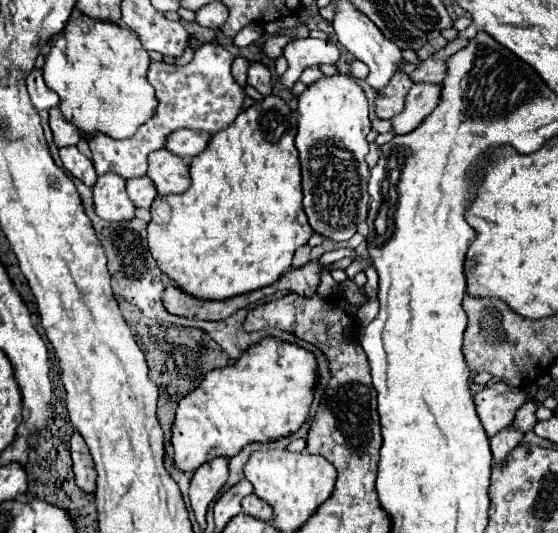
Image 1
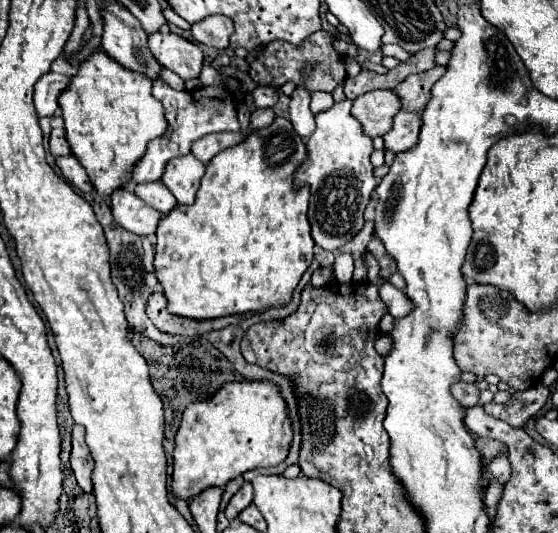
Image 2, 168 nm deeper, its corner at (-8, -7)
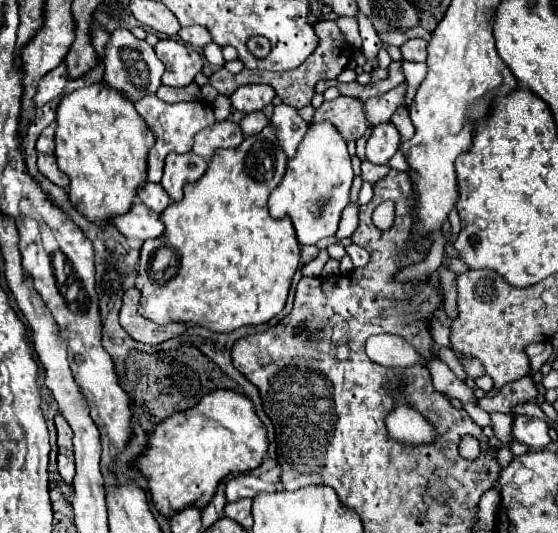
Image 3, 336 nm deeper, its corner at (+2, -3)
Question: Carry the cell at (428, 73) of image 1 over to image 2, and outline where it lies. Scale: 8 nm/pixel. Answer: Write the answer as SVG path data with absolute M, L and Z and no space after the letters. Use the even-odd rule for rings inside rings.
M435 66L427 72L407 76L395 88L395 92L399 94L399 98L403 102L403 110L421 112L427 106L427 100L431 100L431 88L443 76L443 72L445 72L445 66Z

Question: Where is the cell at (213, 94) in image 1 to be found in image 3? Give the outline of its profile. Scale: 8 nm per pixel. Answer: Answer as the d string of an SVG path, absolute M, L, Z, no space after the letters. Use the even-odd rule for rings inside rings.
M155 94L145 96L141 100L135 102L135 110L141 114L141 118L145 120L147 128L153 132L155 136L155 146L149 152L149 168L147 168L147 180L149 182L159 182L163 176L163 160L169 152L175 154L185 154L193 148L193 136L203 130L209 128L215 122L213 110L211 106L205 106L203 102L195 100L195 102L177 102L177 104L167 104L163 100L159 100Z

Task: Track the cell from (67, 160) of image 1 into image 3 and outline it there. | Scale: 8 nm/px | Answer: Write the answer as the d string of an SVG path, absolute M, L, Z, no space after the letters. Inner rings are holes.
M39 154L39 156L37 156L37 168L39 168L39 172L41 172L45 178L49 178L53 184L57 184L57 186L61 186L61 188L69 186L69 178L63 176L61 170L57 168L55 156Z

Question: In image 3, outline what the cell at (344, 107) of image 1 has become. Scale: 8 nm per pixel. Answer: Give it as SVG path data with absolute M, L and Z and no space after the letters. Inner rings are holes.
M331 122L313 124L297 148L297 156L287 162L283 182L271 192L269 214L275 220L289 218L297 242L315 244L321 238L335 236L343 208L349 204L349 190L353 182L351 158L347 154L347 142L335 130Z

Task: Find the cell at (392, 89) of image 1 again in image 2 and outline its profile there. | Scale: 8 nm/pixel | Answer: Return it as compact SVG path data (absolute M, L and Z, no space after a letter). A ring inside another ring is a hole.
M373 90L355 98L351 114L363 124L367 136L375 138L391 130L393 116L399 110L399 98L395 96L395 90Z

